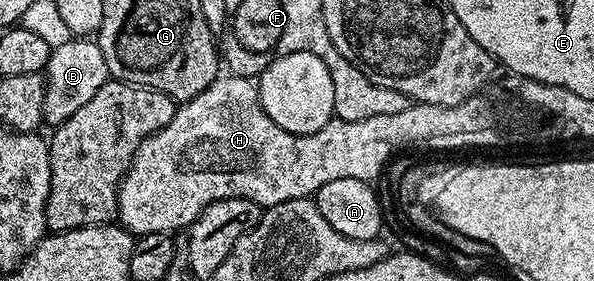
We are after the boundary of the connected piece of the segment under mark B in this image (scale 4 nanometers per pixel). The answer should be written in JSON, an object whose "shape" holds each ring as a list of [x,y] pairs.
{"shape":[[[70,39],[67,43],[56,46],[49,54],[49,62],[43,70],[45,94],[41,104],[41,120],[47,126],[62,125],[67,118],[75,115],[83,103],[99,91],[110,80],[109,68],[103,59],[103,51],[93,39]]]}

